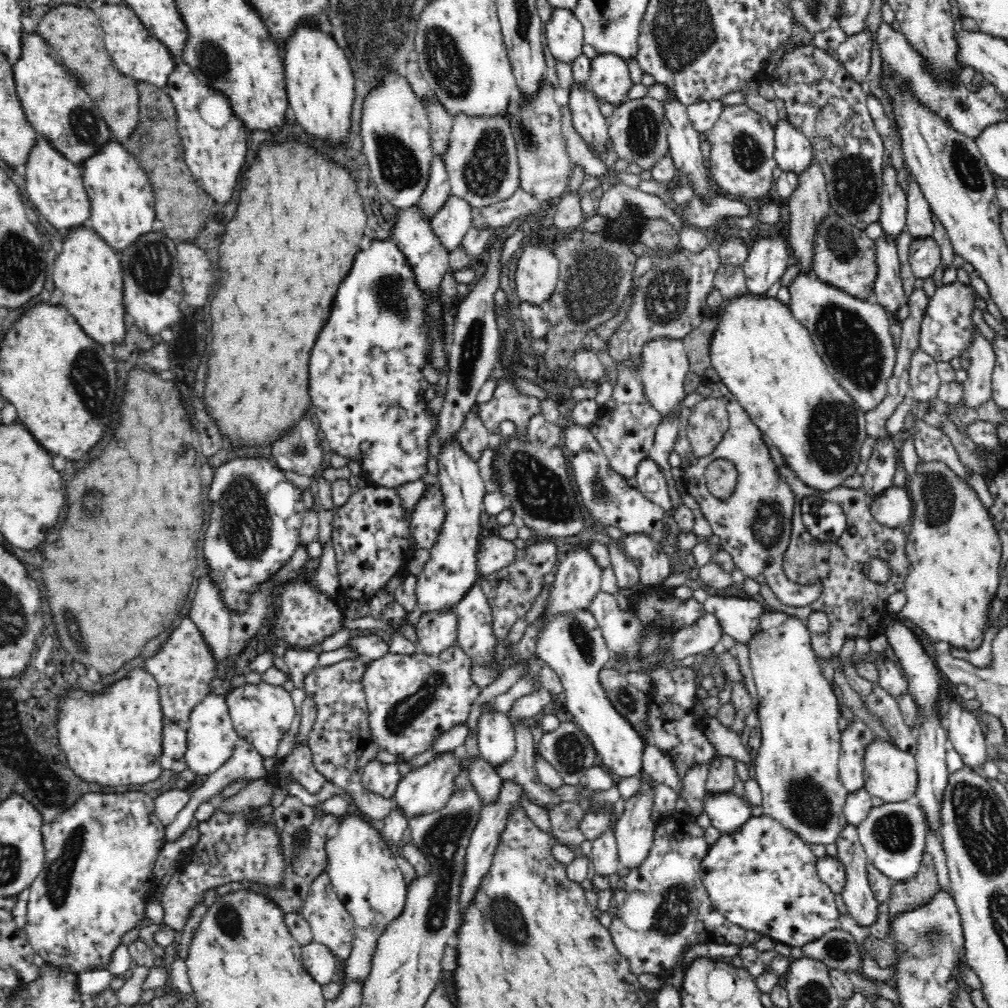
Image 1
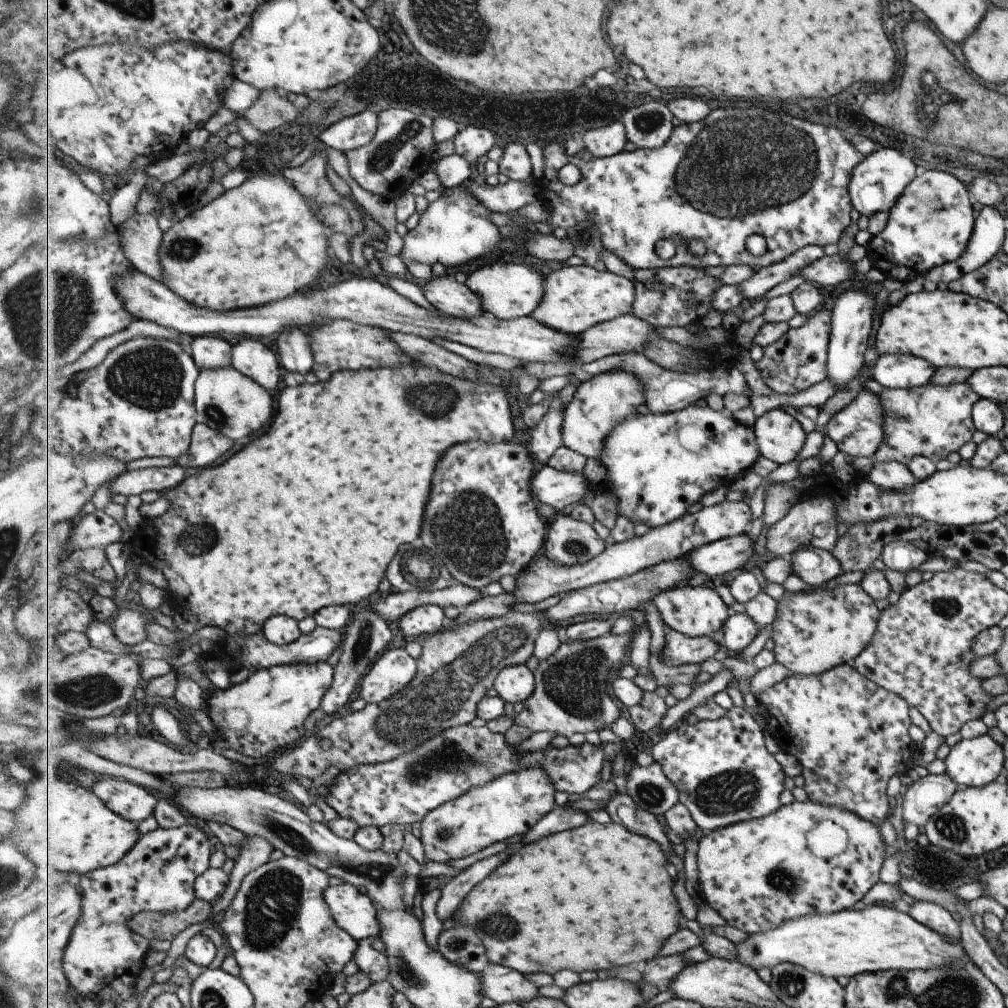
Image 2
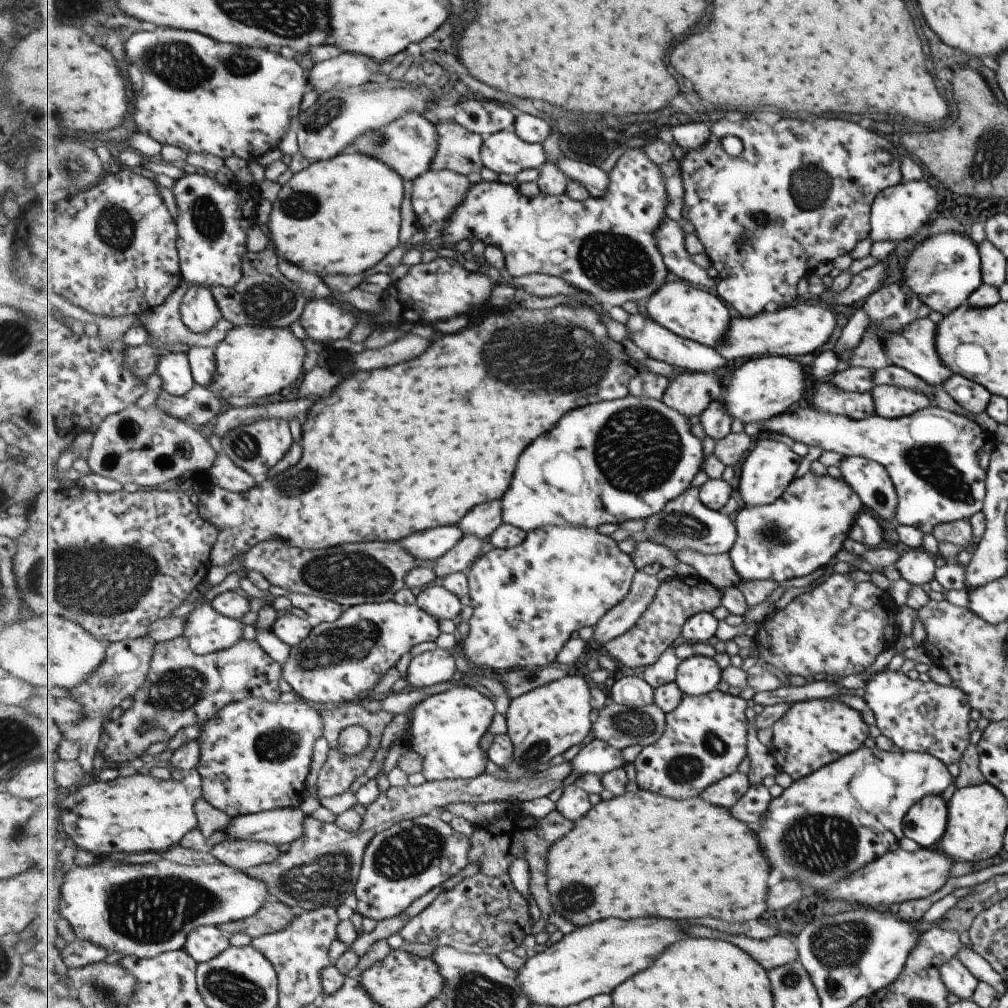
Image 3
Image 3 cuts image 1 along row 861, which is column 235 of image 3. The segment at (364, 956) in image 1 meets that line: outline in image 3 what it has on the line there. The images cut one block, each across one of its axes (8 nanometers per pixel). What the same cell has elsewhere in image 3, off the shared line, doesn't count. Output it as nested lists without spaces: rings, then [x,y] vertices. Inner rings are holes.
[[[244,325],[236,327],[226,340],[216,348],[218,372],[214,384],[208,386],[222,400],[234,396],[266,398],[277,396],[282,390],[298,385],[306,373],[304,364],[308,358],[308,348],[290,328],[270,328]]]

